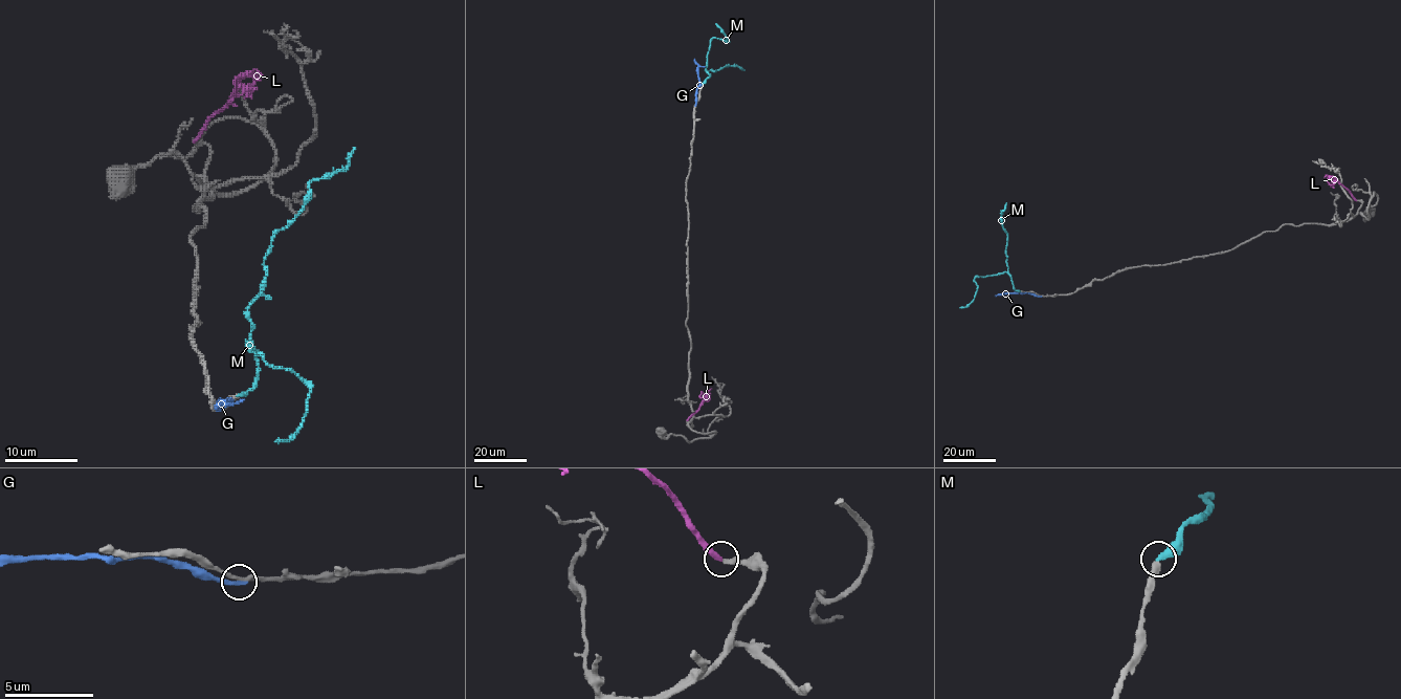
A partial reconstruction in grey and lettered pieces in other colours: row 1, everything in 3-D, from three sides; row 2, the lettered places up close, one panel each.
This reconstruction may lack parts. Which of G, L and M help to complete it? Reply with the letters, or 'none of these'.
L

